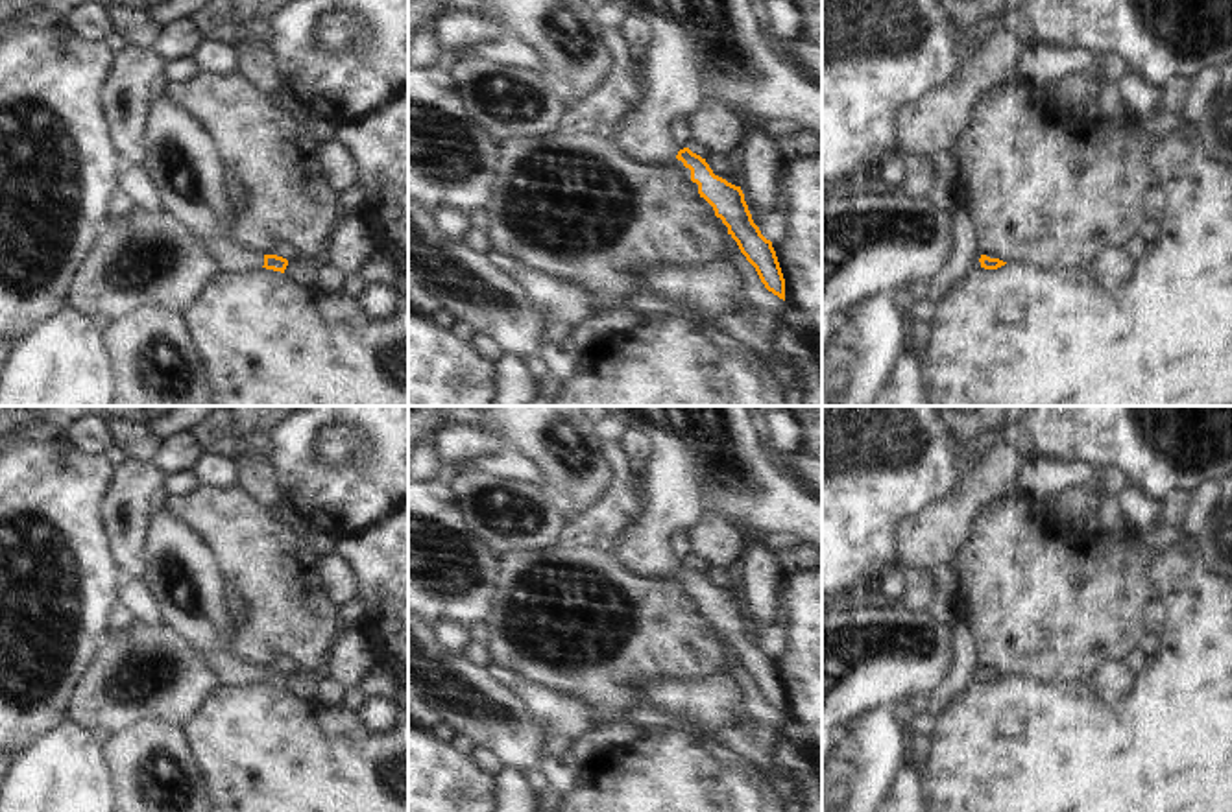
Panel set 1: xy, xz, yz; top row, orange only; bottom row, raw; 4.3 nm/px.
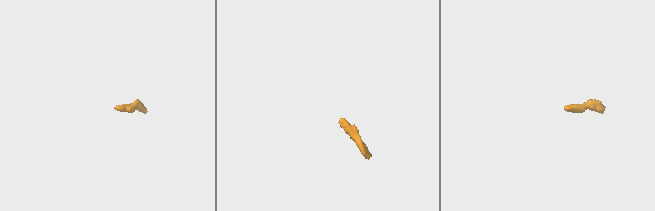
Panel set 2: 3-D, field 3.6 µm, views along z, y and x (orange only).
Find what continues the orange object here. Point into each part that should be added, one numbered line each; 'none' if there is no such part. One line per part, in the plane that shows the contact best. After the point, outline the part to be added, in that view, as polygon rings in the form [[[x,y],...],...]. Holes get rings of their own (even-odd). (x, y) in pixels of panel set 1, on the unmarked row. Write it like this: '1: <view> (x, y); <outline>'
1: xy (191, 591); [[[161,509],[146,533],[146,555],[144,581],[163,624],[203,655],[216,672],[218,685],[244,687],[262,681],[264,668],[242,661],[231,650],[231,583],[203,537]]]

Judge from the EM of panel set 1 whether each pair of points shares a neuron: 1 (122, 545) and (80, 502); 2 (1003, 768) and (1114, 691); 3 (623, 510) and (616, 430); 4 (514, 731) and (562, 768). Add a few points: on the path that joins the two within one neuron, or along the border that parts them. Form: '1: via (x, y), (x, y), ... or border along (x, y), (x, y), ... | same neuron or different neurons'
1: border along (100, 523), (108, 549), (120, 567) | different neurons
2: border along (1138, 676), (1112, 704), (1090, 683) | different neurons
3: via (623, 489), (621, 465), (614, 451) | same neuron
4: border along (545, 757), (538, 766) | different neurons

